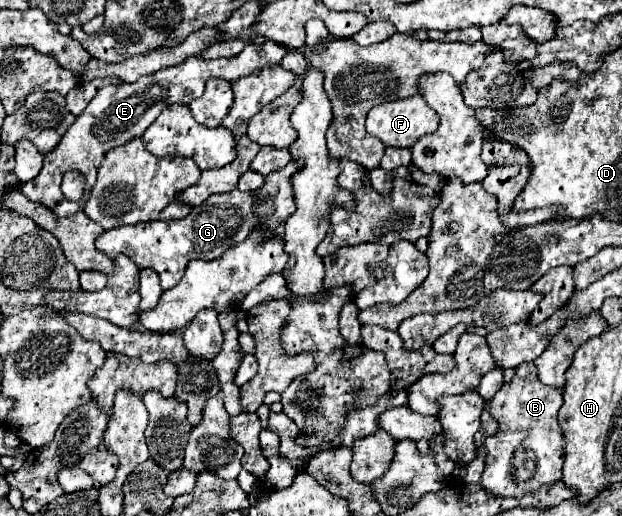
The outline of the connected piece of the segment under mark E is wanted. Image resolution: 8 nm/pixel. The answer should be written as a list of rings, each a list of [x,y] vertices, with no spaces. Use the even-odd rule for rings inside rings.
[[[270,40],[264,44],[248,44],[240,54],[232,58],[218,58],[218,60],[202,60],[198,56],[190,56],[190,60],[184,60],[182,64],[176,64],[174,68],[164,68],[162,72],[154,72],[154,76],[142,76],[142,80],[136,80],[132,84],[110,84],[104,86],[94,100],[86,106],[86,110],[76,118],[74,126],[68,128],[68,132],[62,136],[62,142],[52,150],[48,156],[44,156],[44,166],[40,174],[26,182],[20,184],[20,192],[30,200],[38,202],[46,208],[50,208],[58,218],[74,216],[78,210],[84,208],[86,200],[90,198],[90,190],[96,182],[96,170],[104,158],[104,154],[120,144],[126,144],[134,136],[142,136],[144,130],[156,120],[156,116],[170,104],[190,104],[192,100],[200,98],[204,94],[204,86],[210,78],[222,78],[222,80],[238,80],[242,76],[248,76],[254,70],[260,70],[264,66],[274,66],[280,64],[282,56],[286,56],[288,48],[278,46]],[[70,168],[82,170],[86,174],[86,194],[80,202],[68,202],[62,196],[60,182],[62,174]]]

